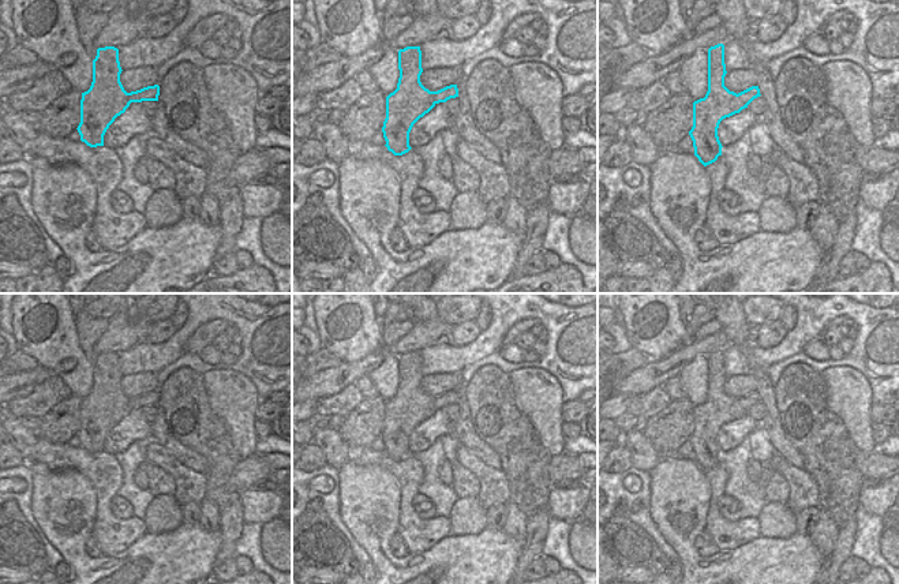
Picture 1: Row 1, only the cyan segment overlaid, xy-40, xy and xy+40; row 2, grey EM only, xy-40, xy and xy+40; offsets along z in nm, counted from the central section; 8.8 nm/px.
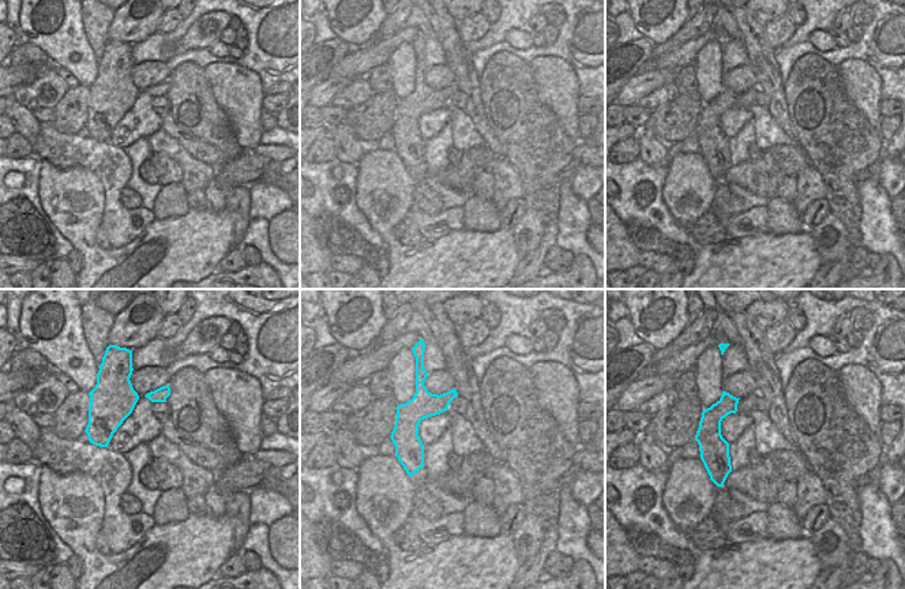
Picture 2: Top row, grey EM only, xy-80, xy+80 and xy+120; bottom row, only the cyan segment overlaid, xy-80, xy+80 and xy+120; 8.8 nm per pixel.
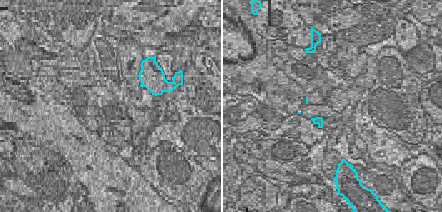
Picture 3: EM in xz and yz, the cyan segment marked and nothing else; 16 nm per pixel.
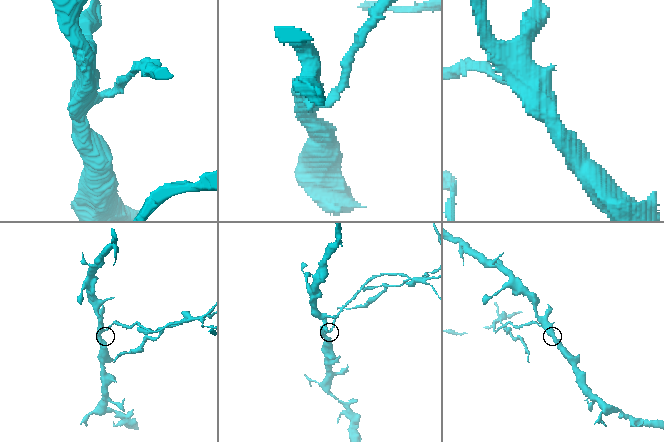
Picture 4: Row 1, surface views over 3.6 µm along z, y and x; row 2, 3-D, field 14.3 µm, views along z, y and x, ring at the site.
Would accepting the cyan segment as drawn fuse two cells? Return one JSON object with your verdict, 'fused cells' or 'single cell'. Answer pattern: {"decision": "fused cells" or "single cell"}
{"decision": "fused cells"}

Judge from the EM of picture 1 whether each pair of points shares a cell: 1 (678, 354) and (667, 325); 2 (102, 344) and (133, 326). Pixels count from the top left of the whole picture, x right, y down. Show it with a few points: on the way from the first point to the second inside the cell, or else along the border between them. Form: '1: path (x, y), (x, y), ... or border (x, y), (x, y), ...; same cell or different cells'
1: border (685, 341), (667, 355), (650, 360); different cells
2: path (109, 341), (126, 329); same cell

